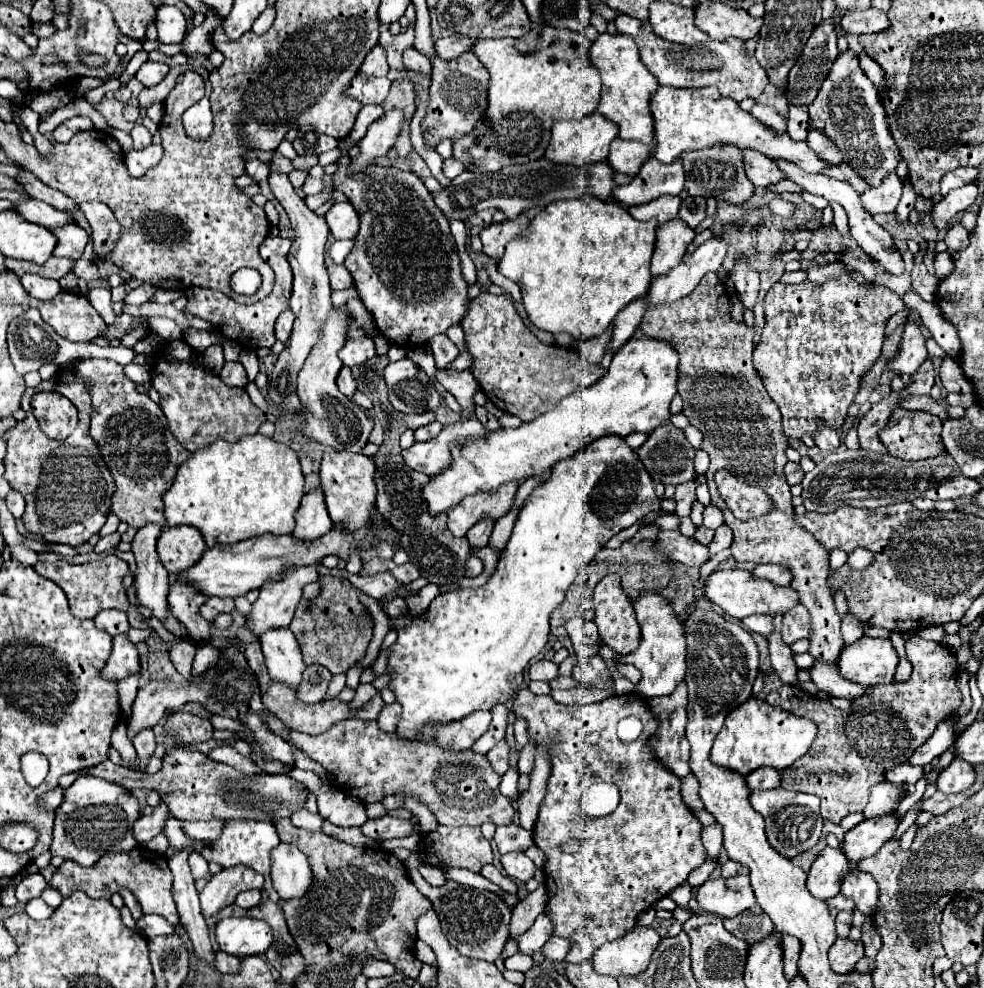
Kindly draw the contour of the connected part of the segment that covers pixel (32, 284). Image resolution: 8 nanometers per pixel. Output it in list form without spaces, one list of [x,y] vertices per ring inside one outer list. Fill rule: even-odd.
[[[27,273],[21,277],[23,281],[23,287],[27,289],[27,293],[35,299],[41,299],[41,301],[47,301],[47,299],[53,299],[59,291],[61,291],[61,285],[59,281],[55,279],[45,279],[41,275],[33,275],[33,273]]]

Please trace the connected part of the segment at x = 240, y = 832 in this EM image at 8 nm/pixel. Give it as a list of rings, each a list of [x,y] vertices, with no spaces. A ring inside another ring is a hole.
[[[227,821],[223,835],[217,841],[197,841],[193,849],[201,853],[207,861],[221,863],[223,867],[233,867],[233,865],[247,865],[255,871],[259,871],[263,877],[269,875],[271,871],[271,859],[269,853],[279,845],[279,837],[275,831],[273,823],[263,823],[263,821]]]

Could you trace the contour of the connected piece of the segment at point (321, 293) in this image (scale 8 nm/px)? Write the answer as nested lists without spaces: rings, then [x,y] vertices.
[[[269,163],[269,187],[275,195],[275,199],[285,207],[291,227],[295,231],[295,239],[289,251],[289,265],[293,269],[293,295],[291,295],[291,311],[295,313],[295,323],[291,337],[285,343],[283,353],[279,353],[279,359],[273,367],[273,377],[269,383],[269,399],[277,403],[283,411],[297,413],[299,411],[299,397],[295,393],[295,379],[301,371],[307,355],[311,353],[311,347],[319,341],[319,331],[323,329],[323,323],[327,321],[327,315],[333,307],[331,303],[331,287],[329,277],[325,269],[325,243],[329,237],[329,227],[325,217],[313,213],[307,209],[303,199],[295,193],[289,179],[281,171],[273,171]]]

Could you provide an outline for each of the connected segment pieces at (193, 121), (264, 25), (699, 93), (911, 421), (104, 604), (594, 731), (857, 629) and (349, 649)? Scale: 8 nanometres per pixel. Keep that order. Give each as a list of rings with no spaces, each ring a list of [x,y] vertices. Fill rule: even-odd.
[[[199,67],[199,75],[205,81],[205,97],[197,105],[187,109],[185,119],[183,119],[187,135],[191,139],[195,139],[195,141],[207,139],[211,135],[211,131],[213,131],[213,115],[211,115],[211,109],[209,109],[209,95],[211,95],[209,71],[205,67]]]
[[[267,7],[267,9],[259,15],[259,19],[253,23],[253,33],[263,35],[263,33],[271,27],[273,19],[275,19],[275,9],[273,9],[273,7]]]
[[[659,87],[651,97],[651,113],[655,119],[655,159],[661,163],[673,163],[681,153],[693,149],[707,149],[717,143],[735,145],[739,149],[753,149],[769,159],[783,159],[795,163],[807,173],[823,173],[829,165],[817,157],[815,151],[807,147],[805,141],[793,141],[787,133],[775,133],[773,129],[759,123],[751,113],[745,113],[733,99],[719,95],[715,87],[699,89],[675,89]]]
[[[899,409],[891,413],[879,439],[887,453],[905,461],[919,461],[943,453],[941,419],[925,411]]]
[[[109,553],[97,561],[83,563],[83,565],[69,565],[63,559],[59,559],[55,563],[39,561],[35,565],[35,571],[39,575],[51,579],[65,591],[65,595],[69,599],[71,615],[75,615],[77,619],[93,619],[101,609],[119,609],[123,613],[129,613],[129,607],[131,607],[131,619],[143,619],[143,629],[149,629],[147,619],[137,611],[135,605],[129,605],[129,599],[127,599],[127,593],[123,587],[123,577],[129,573],[129,565],[123,559],[119,559],[115,553]]]
[[[521,689],[513,701],[513,715],[527,721],[530,740],[536,746],[541,744],[549,747],[551,775],[547,779],[547,793],[543,807],[539,809],[539,819],[533,827],[533,841],[547,857],[543,867],[547,887],[545,913],[553,921],[553,935],[571,939],[571,951],[567,953],[565,961],[583,963],[591,959],[595,949],[599,949],[603,943],[621,939],[621,935],[633,931],[637,917],[643,911],[665,897],[671,889],[679,887],[695,867],[705,863],[707,857],[701,845],[703,827],[691,809],[681,801],[681,783],[677,775],[663,767],[655,755],[651,737],[657,733],[659,721],[647,707],[647,701],[637,693],[613,695],[593,705],[565,707],[555,703],[551,695],[535,695],[529,689]],[[629,715],[643,721],[643,733],[637,741],[623,743],[617,737],[617,723]],[[597,781],[611,781],[619,787],[619,791],[627,791],[621,795],[617,811],[607,817],[587,817],[579,807],[583,791]],[[571,839],[579,841],[581,845],[579,853],[575,855],[561,851],[561,845]]]
[[[847,613],[841,623],[841,633],[843,633],[845,645],[851,645],[863,637],[863,623],[857,617],[853,617],[851,613]]]
[[[319,575],[317,583],[321,585],[319,595],[313,599],[301,599],[289,629],[299,641],[305,665],[317,663],[327,667],[333,675],[339,675],[363,659],[365,649],[373,637],[373,617],[359,601],[361,591],[353,587],[349,579]]]

